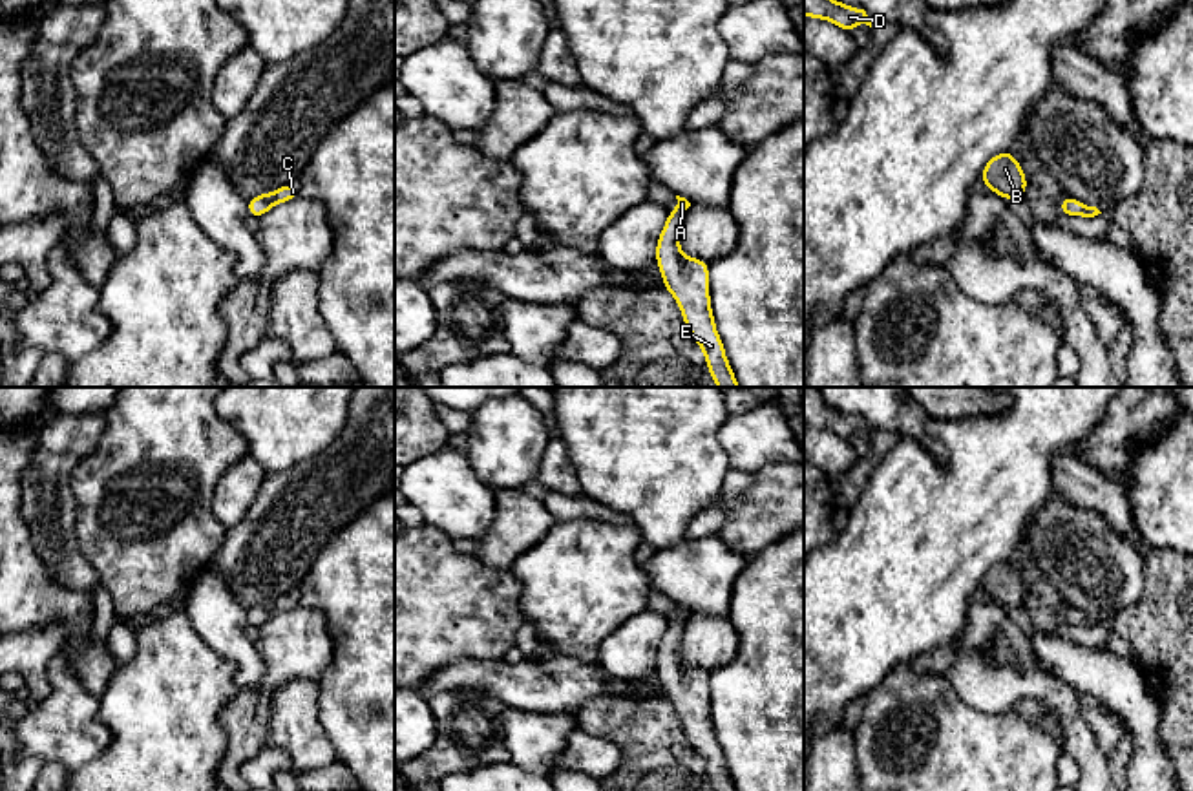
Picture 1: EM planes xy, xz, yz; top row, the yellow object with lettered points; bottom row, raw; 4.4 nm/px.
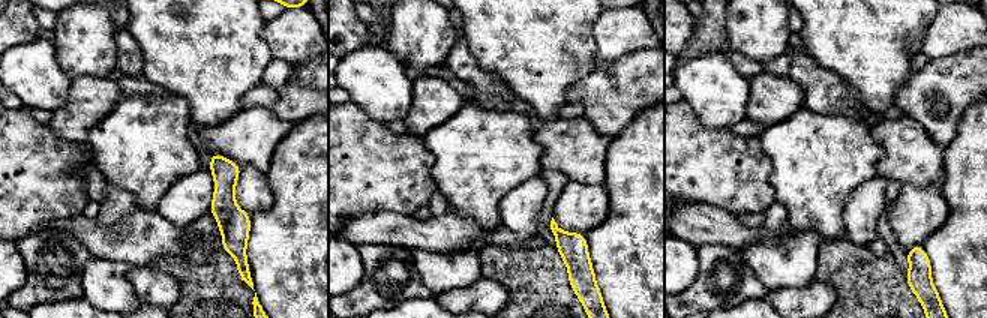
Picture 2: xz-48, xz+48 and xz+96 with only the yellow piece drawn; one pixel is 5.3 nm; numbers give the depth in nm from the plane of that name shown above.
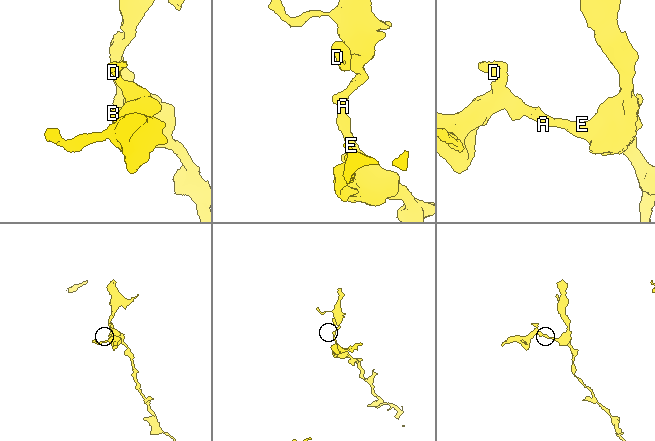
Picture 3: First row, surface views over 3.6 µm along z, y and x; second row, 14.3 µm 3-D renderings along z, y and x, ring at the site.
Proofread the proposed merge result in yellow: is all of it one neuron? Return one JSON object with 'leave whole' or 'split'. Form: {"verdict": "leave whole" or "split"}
{"verdict": "leave whole"}

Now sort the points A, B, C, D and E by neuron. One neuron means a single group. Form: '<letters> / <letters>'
A B C D E

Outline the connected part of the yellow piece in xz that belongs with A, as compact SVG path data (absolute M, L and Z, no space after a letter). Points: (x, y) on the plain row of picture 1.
M680 605L676 608L678 612L669 621L656 656L656 670L663 685L663 696L678 711L683 733L702 756L713 789L736 791L711 720L709 672L680 661L680 639L691 612Z

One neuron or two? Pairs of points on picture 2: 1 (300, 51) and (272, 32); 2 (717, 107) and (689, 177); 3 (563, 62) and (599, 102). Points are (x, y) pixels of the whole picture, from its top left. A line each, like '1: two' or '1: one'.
1: one
2: two
3: two

